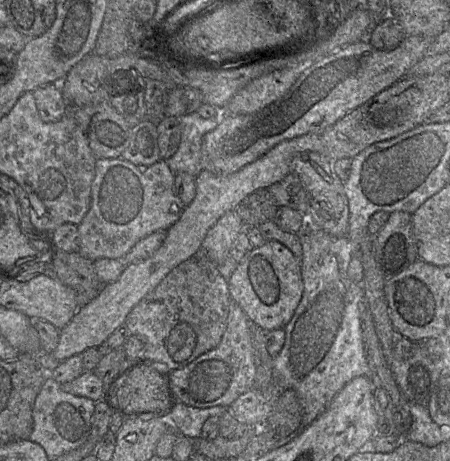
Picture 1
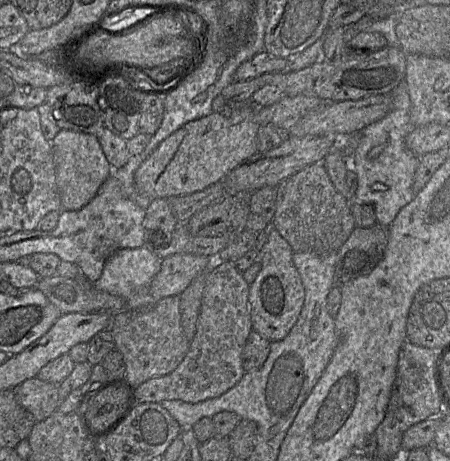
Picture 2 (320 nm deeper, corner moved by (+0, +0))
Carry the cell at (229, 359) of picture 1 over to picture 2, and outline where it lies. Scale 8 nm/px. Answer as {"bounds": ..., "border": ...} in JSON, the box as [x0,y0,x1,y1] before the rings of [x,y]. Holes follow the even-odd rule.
{"bounds":[131,262,253,403],"border":[[[210,262],[206,284],[202,296],[200,314],[197,321],[196,333],[190,347],[180,364],[170,373],[148,379],[140,385],[131,386],[132,403],[160,403],[164,400],[181,400],[198,403],[210,398],[216,398],[234,387],[245,374],[242,364],[242,353],[250,332],[253,330],[249,312],[249,284],[234,265],[234,262]]]}

